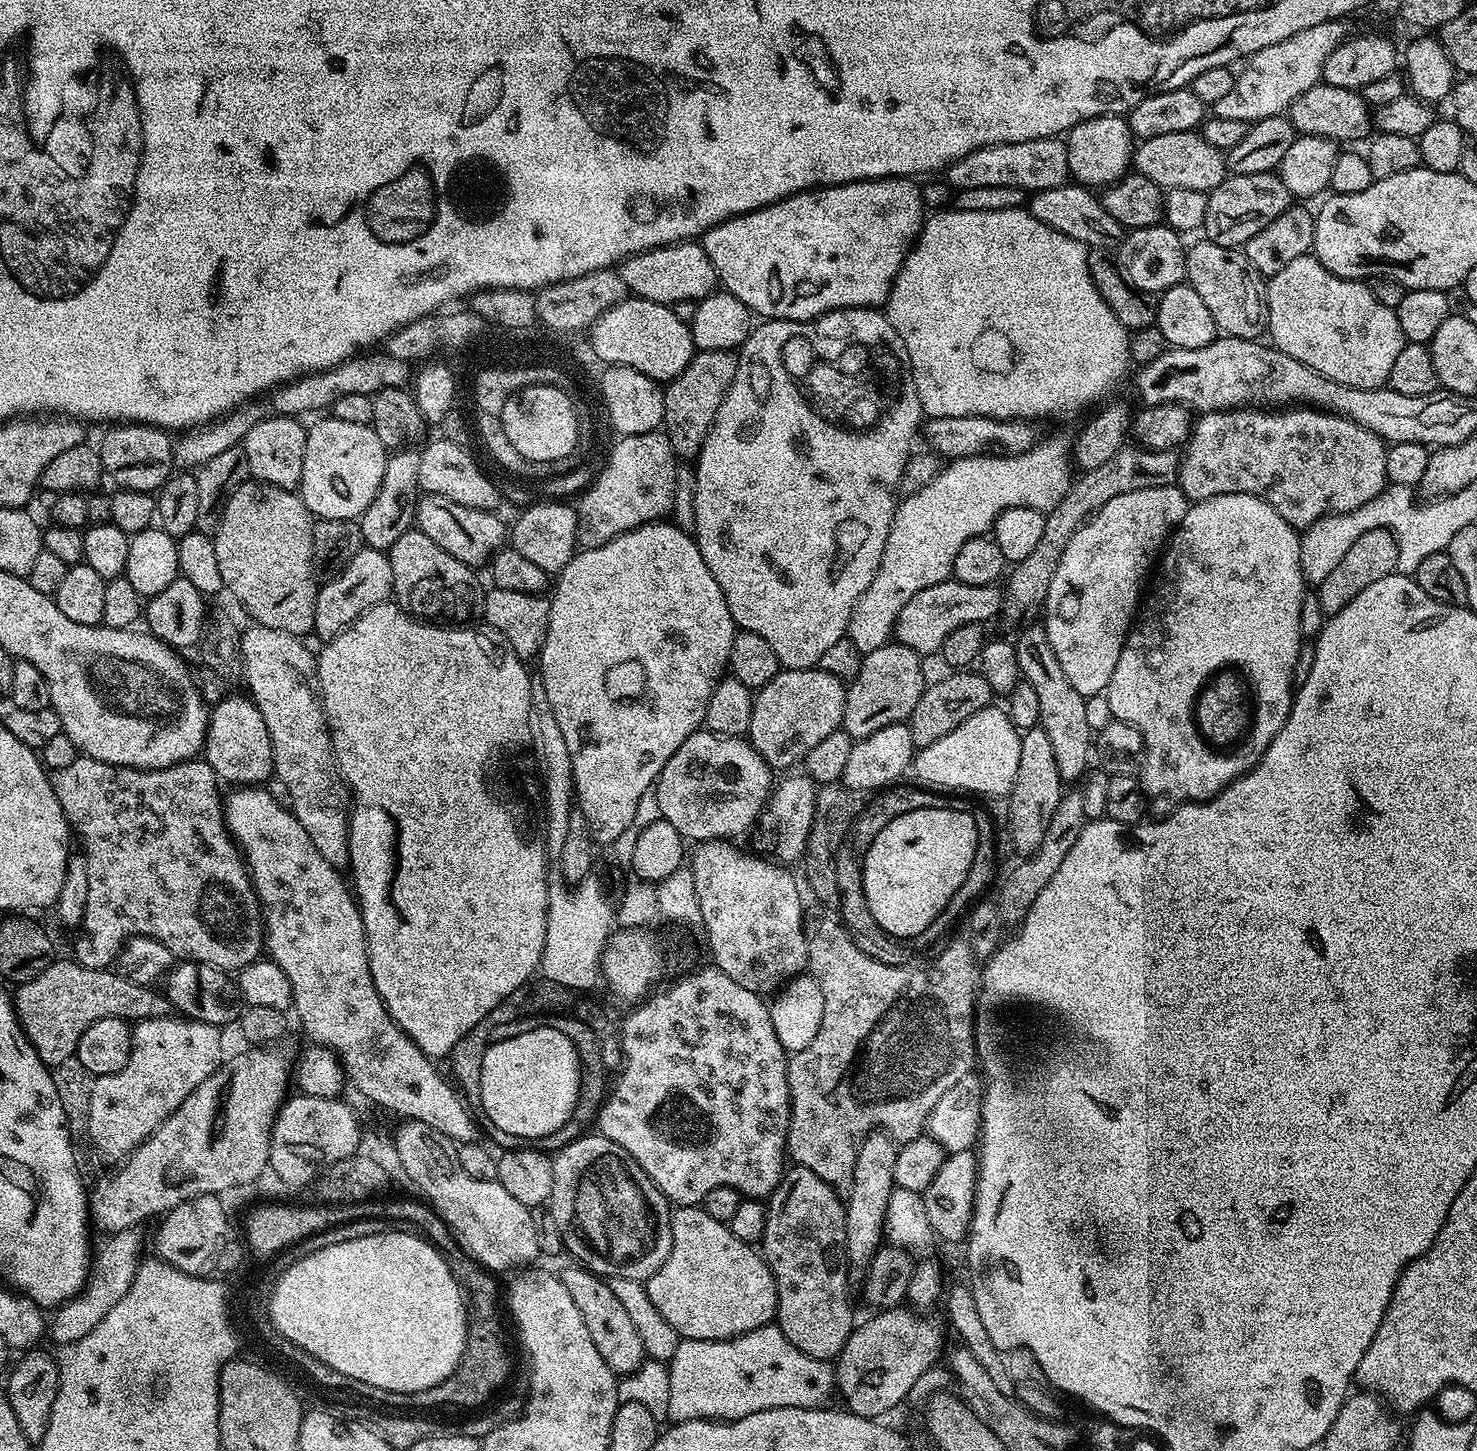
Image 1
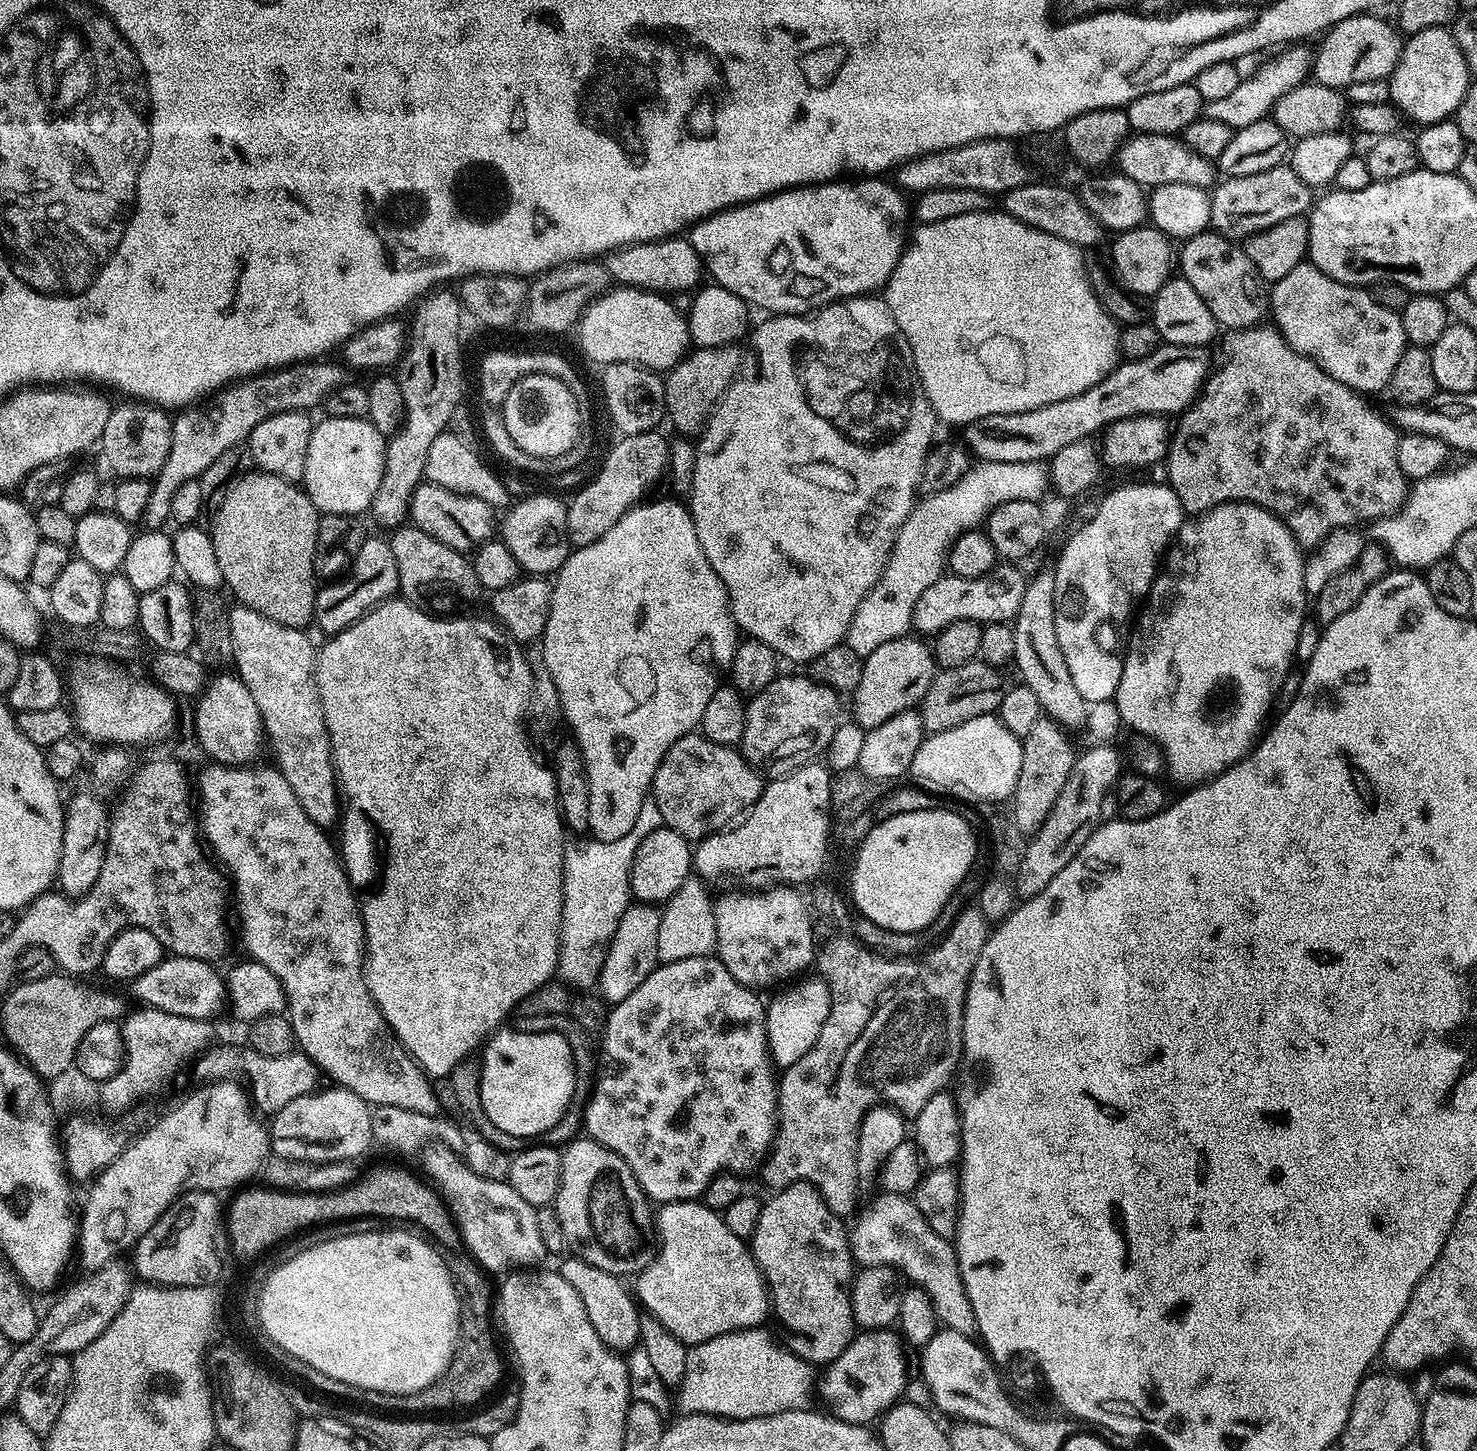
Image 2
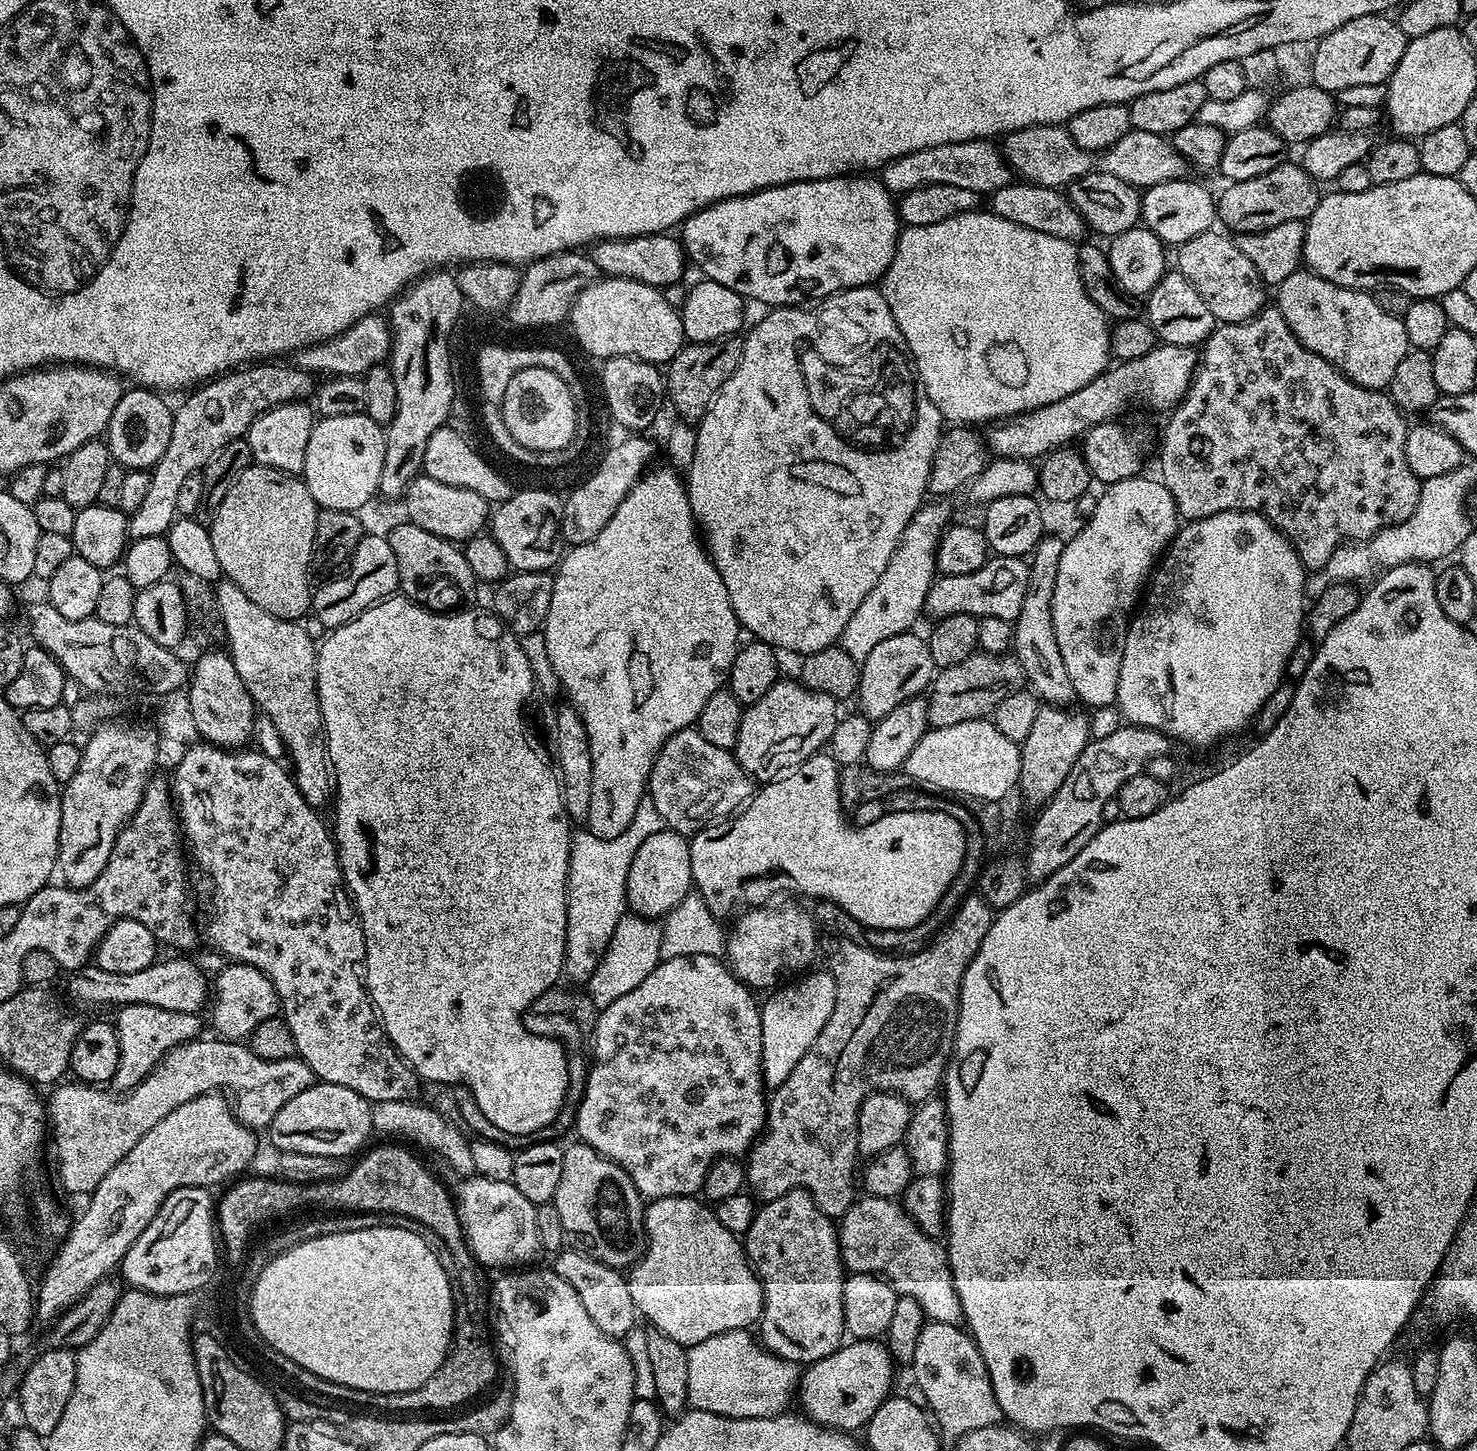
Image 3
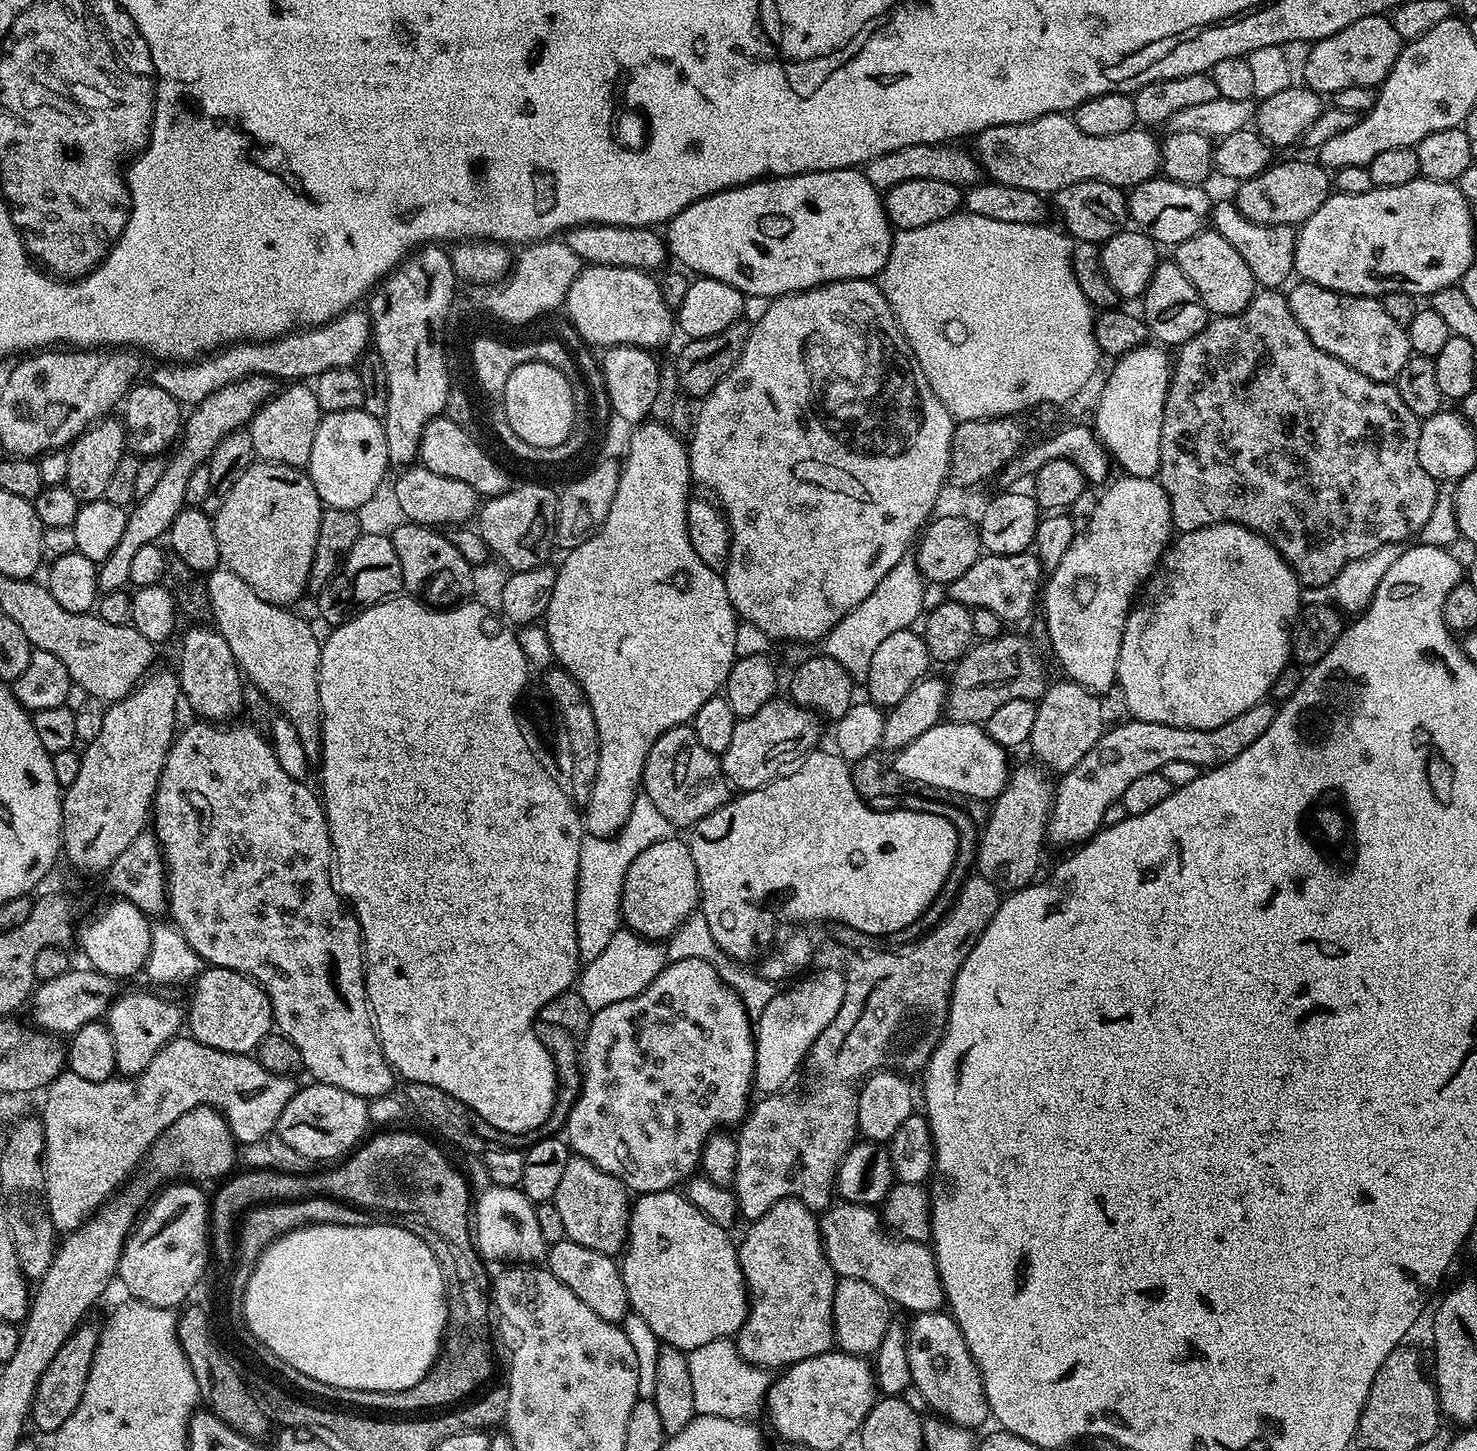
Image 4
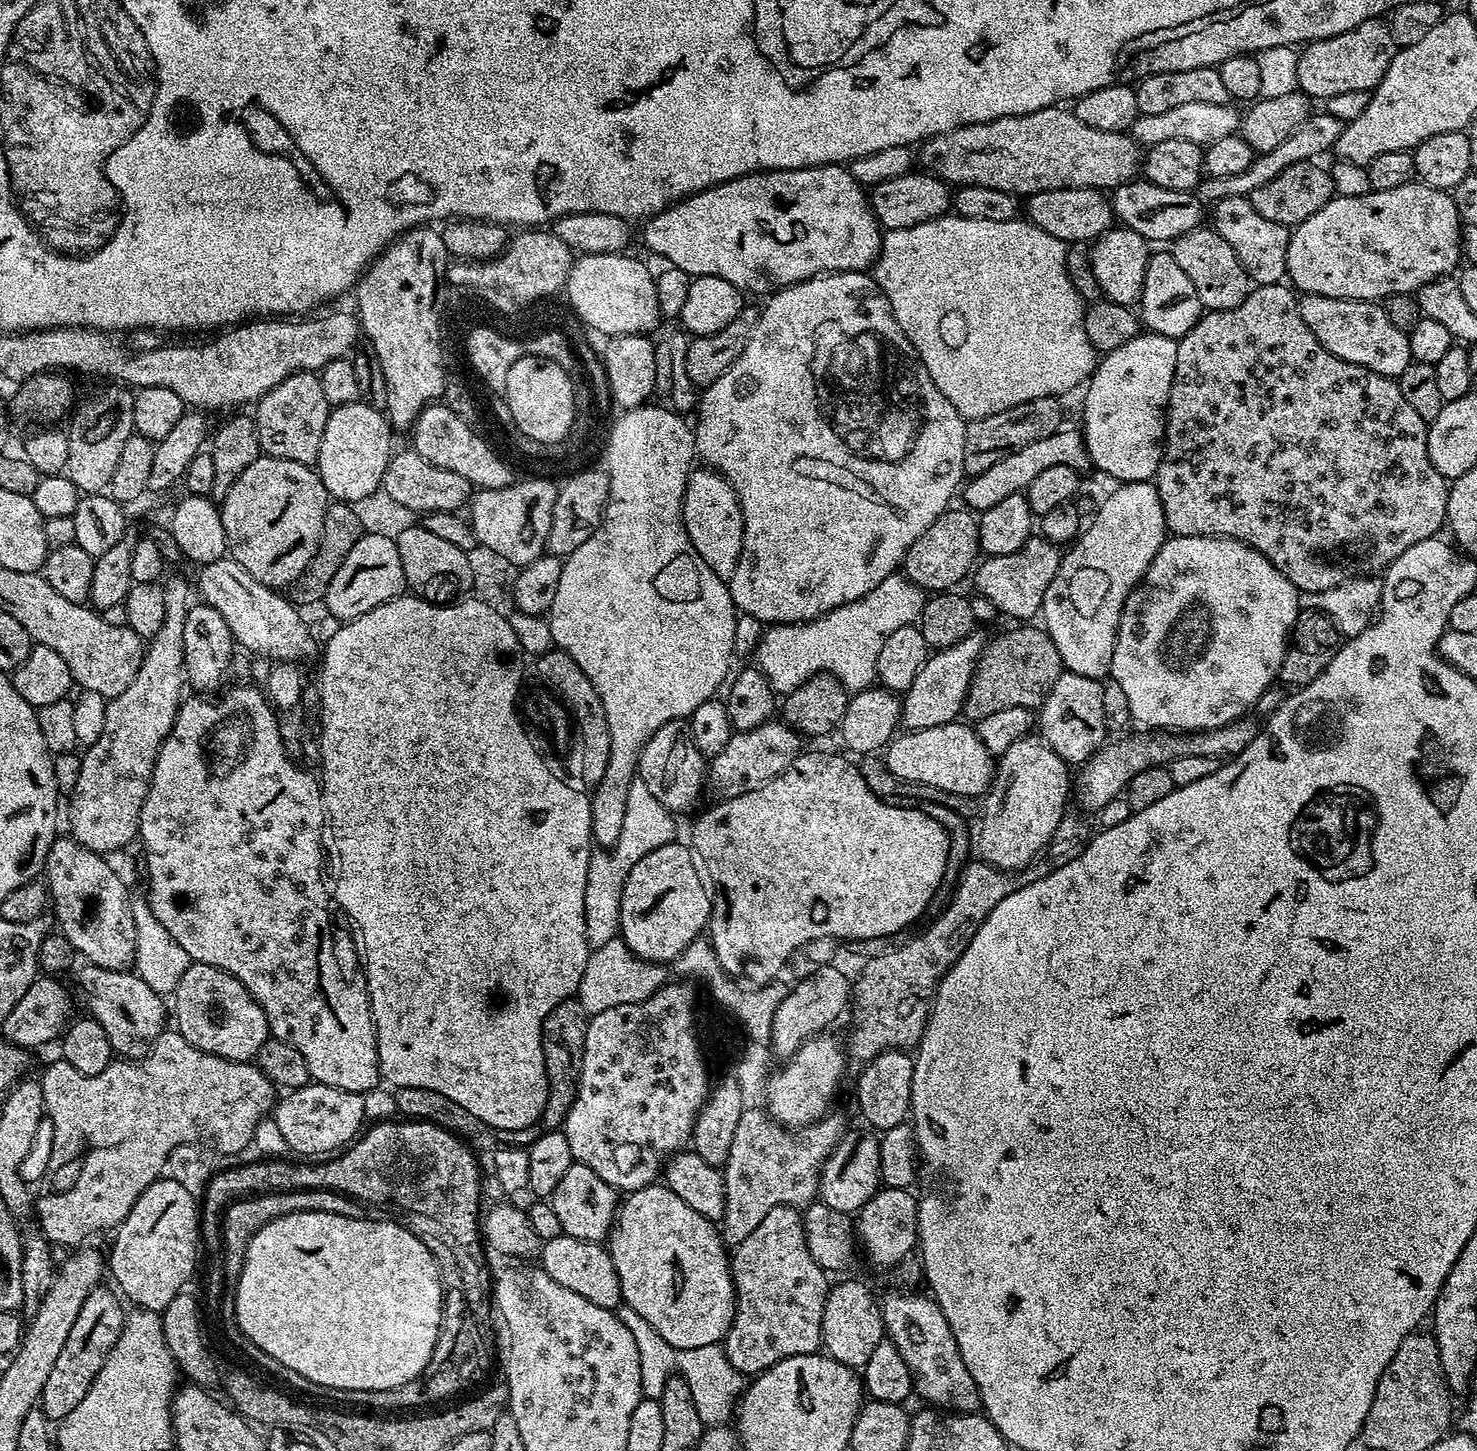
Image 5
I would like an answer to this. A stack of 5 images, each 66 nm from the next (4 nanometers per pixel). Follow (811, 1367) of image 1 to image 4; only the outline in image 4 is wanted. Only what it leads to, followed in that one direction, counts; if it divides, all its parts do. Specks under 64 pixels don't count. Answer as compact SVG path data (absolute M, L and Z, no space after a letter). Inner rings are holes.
M731 1339L706 1342L706 1346L698 1346L687 1353L690 1383L693 1386L694 1406L702 1416L721 1416L731 1420L747 1421L756 1411L765 1407L768 1399L770 1376L765 1369L757 1364L748 1364L736 1352L735 1343Z

